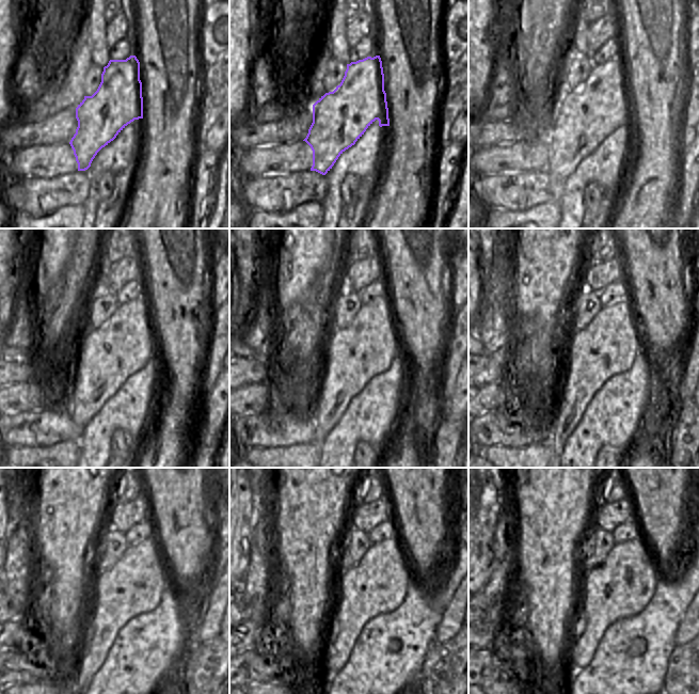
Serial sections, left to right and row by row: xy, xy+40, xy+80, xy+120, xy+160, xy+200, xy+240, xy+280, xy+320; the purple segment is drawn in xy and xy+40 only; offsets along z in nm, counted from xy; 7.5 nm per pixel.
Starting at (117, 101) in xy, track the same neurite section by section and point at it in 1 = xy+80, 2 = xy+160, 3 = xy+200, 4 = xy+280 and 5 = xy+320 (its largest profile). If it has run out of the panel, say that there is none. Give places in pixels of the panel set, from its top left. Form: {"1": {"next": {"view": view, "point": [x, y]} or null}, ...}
{"1": {"next": {"view": "xy+80", "point": [578, 122]}}, "2": {"next": {"view": "xy+160", "point": [352, 356]}}, "3": {"next": {"view": "xy+200", "point": [606, 347]}}, "4": {"next": {"view": "xy+280", "point": [378, 584]}}, "5": {"next": {"view": "xy+320", "point": [622, 586]}}}

